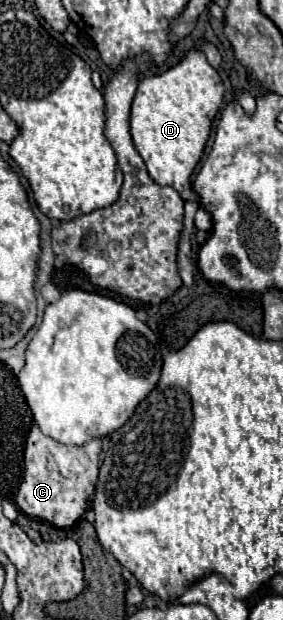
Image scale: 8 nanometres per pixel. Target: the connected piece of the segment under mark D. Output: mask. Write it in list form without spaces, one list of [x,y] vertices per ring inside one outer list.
[[[198,50],[188,52],[170,70],[138,82],[130,110],[130,134],[134,146],[144,158],[152,180],[164,186],[172,186],[182,194],[182,198],[194,200],[190,190],[190,176],[202,158],[212,120],[222,104],[222,94],[224,86],[220,74]]]

